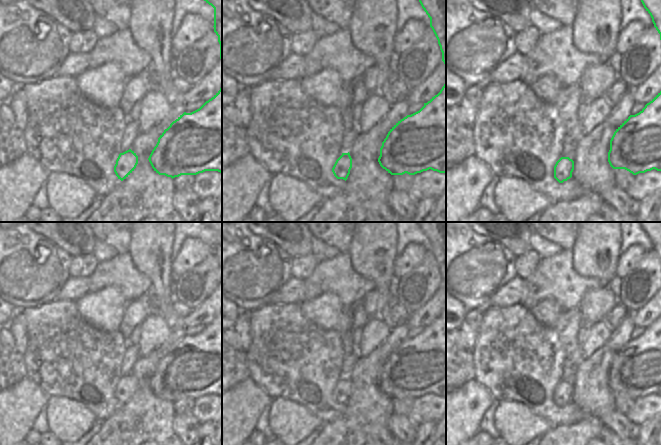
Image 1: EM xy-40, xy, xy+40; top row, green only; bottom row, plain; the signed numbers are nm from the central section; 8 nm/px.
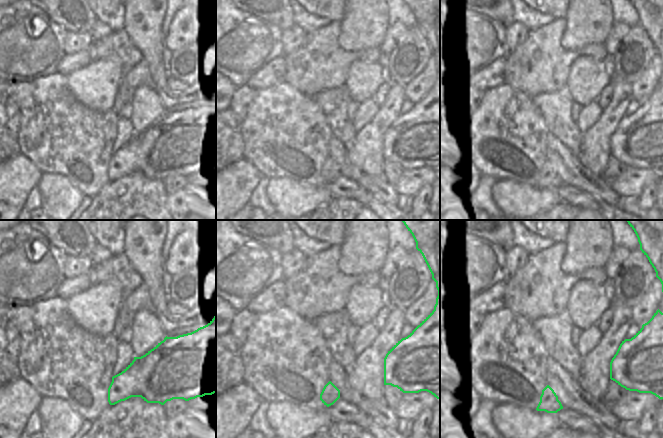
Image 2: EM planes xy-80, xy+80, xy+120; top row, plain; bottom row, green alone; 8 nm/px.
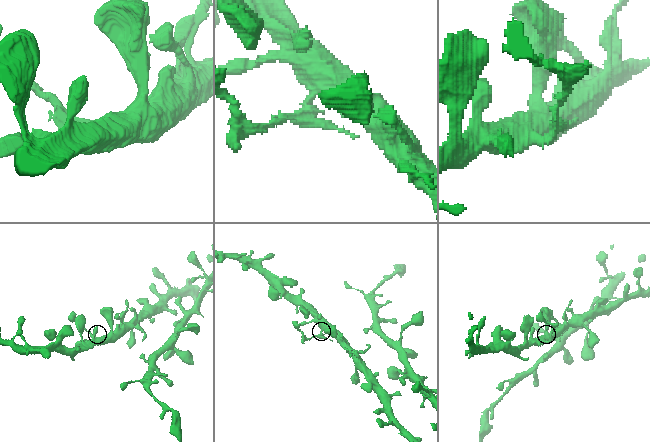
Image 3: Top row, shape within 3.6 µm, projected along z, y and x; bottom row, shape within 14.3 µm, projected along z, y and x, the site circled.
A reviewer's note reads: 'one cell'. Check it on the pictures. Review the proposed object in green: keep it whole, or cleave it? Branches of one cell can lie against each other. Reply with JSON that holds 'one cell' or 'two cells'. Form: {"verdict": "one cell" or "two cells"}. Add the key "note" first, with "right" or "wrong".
{"note": "wrong", "verdict": "two cells"}

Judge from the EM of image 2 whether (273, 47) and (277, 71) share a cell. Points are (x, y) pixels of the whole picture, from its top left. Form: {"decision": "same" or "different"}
{"decision": "different"}

